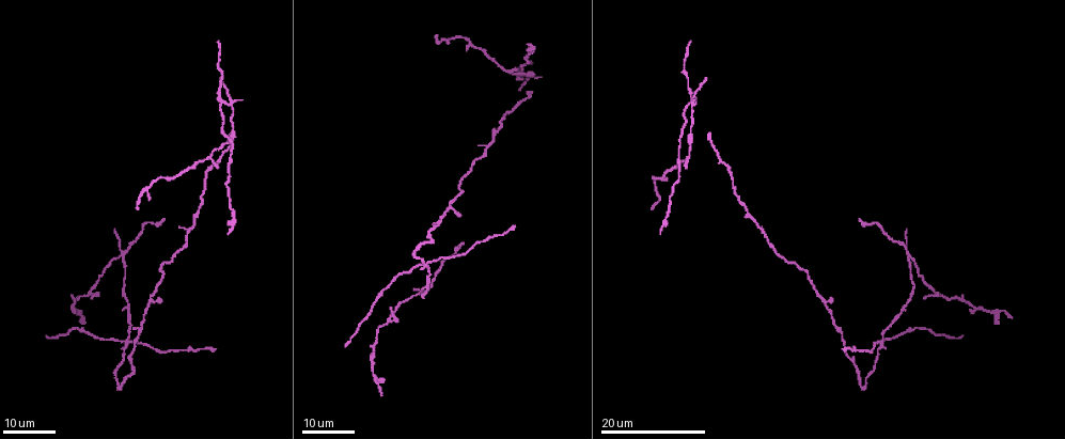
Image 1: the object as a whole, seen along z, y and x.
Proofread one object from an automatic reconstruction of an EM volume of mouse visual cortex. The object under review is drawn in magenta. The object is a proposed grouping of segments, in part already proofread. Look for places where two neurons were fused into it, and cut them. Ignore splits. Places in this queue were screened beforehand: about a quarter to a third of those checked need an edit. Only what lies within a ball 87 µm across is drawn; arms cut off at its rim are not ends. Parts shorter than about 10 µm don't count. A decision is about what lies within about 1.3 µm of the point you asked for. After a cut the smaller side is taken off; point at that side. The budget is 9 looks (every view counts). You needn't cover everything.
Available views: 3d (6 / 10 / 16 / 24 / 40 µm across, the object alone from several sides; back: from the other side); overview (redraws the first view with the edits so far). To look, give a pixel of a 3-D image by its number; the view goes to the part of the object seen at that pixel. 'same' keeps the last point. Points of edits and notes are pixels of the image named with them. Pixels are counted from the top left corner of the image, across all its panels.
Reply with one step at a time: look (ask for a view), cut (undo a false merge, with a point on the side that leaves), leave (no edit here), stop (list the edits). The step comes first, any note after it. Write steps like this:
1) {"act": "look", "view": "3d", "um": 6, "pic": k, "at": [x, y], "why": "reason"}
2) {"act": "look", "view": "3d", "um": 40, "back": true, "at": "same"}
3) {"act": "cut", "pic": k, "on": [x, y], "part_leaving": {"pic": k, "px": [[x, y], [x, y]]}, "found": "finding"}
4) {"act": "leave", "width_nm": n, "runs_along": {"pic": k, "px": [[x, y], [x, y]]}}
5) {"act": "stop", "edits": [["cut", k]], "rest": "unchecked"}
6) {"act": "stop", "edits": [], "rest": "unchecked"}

{"act": "look", "view": "3d", "um": 24, "pic": 1, "at": [221, 103]}

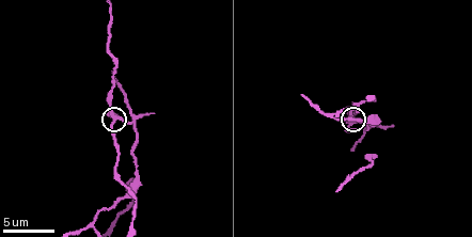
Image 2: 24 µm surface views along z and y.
{"act": "look", "view": "3d", "um": 6, "pic": 2, "at": [115, 120], "why": "closer look"}

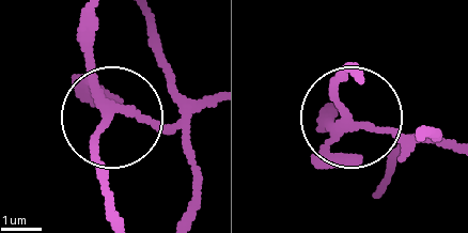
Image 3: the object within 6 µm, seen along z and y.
{"act": "cut", "pic": 3, "on": [164, 126], "arms": 3, "part_leaving": {"pic": 3, "px": [[108, 104], [183, 134], [193, 216]]}, "found": "two neurons meet here"}

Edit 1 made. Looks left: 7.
{"act": "look", "view": "overview"}

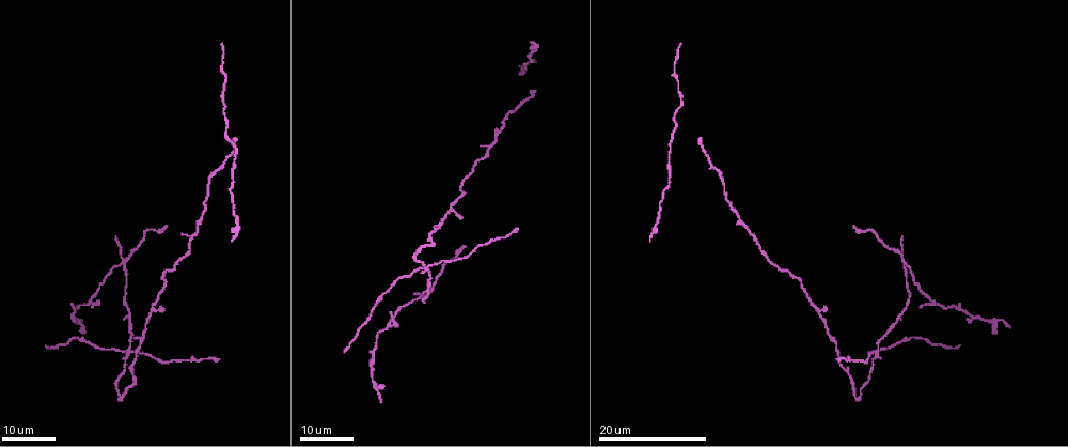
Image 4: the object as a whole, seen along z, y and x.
{"act": "look", "view": "3d", "um": 24, "pic": 4, "at": [223, 161], "why": "calibre changes"}

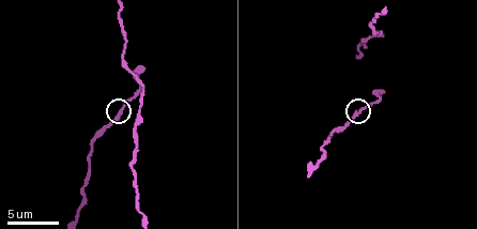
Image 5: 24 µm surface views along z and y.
{"act": "look", "view": "3d", "um": 10, "pic": 5, "at": [119, 112]}

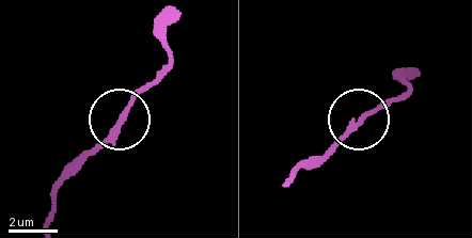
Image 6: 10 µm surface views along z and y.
{"act": "leave", "found": "all the same neuron"}

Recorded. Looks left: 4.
{"act": "look", "view": "3d", "um": 6, "pic": 5, "at": [88, 166], "why": "thick turns thin"}

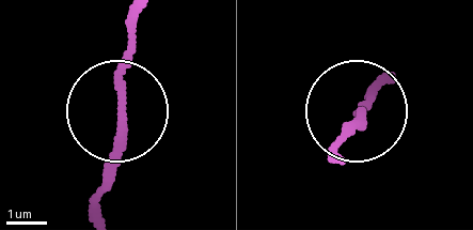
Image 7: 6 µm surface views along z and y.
{"act": "look", "view": "3d", "um": 6, "back": true, "pic": 7, "at": [121, 121]}

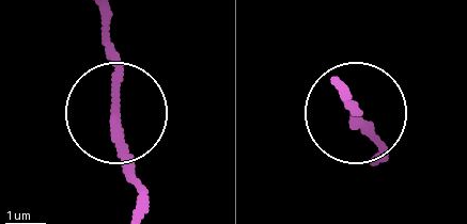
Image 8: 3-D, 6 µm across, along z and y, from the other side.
{"act": "leave", "width_nm": 200, "runs_along": {"pic": 8, "px": [[140, 209], [120, 138], [110, 15]]}, "found": "all the same neuron"}

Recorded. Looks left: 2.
{"act": "look", "view": "3d", "um": 24, "pic": 4, "at": [127, 350], "why": "four or more arms meet"}

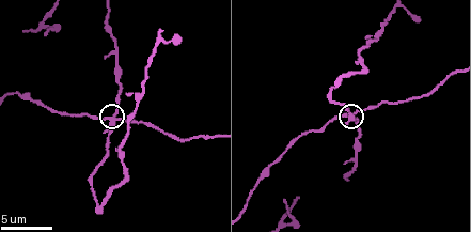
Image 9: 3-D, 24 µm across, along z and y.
{"act": "look", "view": "3d", "um": 6, "pic": 9, "at": [111, 120]}

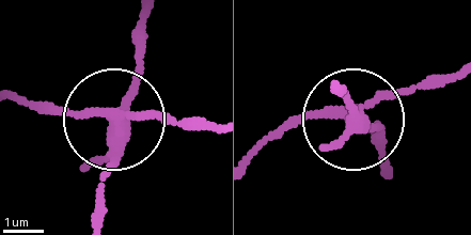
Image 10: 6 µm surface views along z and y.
{"act": "cut", "pic": 10, "on": [168, 113], "width_nm": 300, "part_leaving": {"pic": 10, "px": [[106, 110], [17, 104]]}, "found": "a second neuron is stuck on"}

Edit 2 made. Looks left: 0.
{"act": "stop", "edits": [["cut", 3], ["cut", 10]], "rest": "unchecked"}

